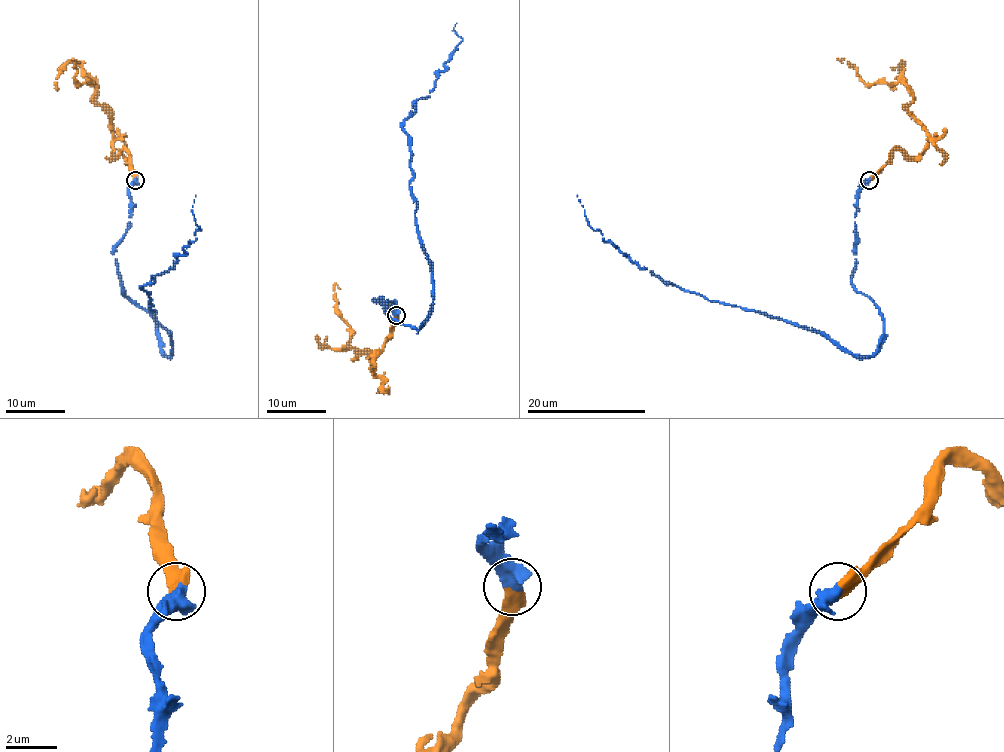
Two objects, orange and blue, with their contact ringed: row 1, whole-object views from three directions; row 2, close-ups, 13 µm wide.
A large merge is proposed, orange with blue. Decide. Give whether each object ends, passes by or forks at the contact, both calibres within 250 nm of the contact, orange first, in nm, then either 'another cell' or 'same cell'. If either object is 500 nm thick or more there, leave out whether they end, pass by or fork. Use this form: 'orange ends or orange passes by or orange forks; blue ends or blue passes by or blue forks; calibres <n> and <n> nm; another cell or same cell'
calibres 360 and 600 nm; same cell

